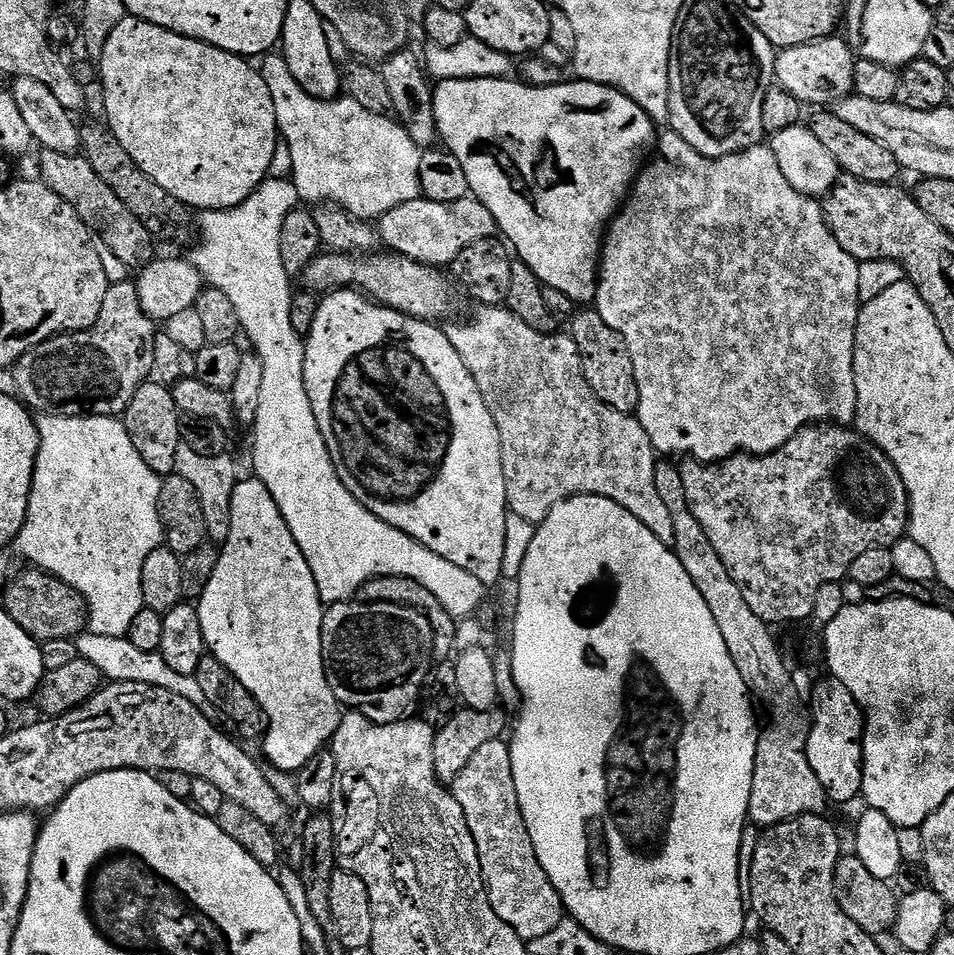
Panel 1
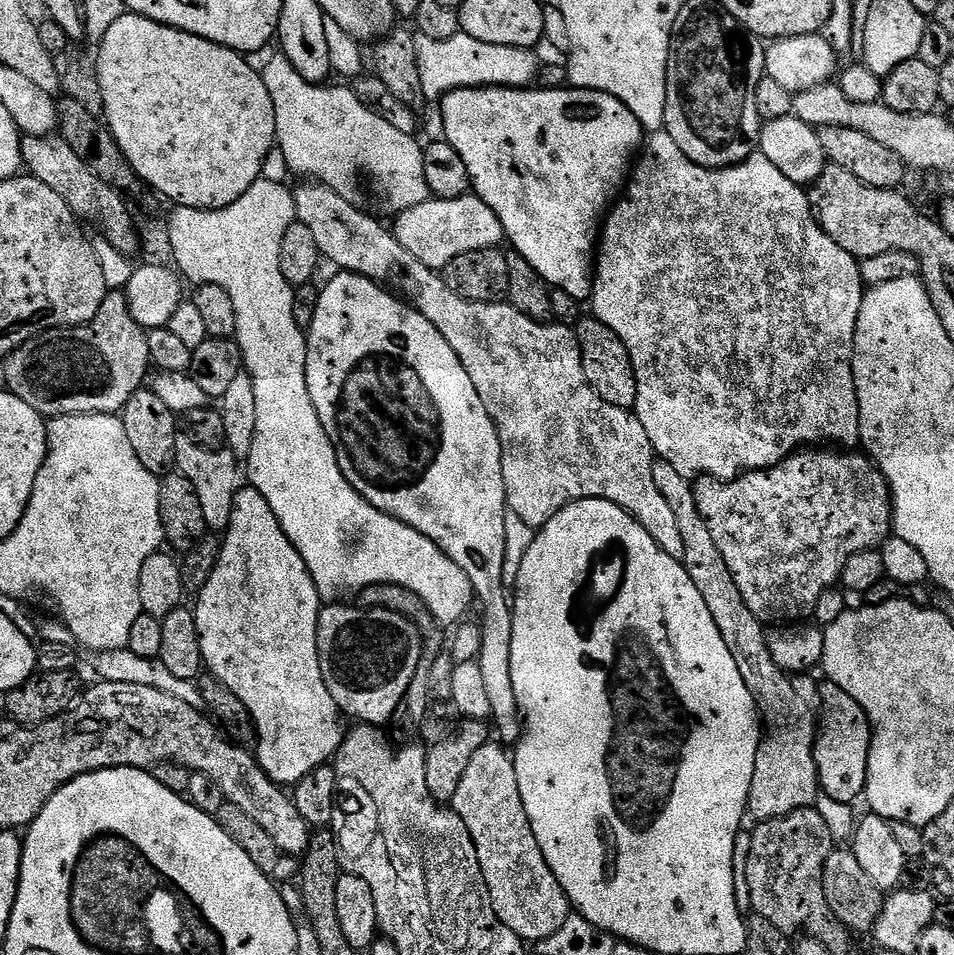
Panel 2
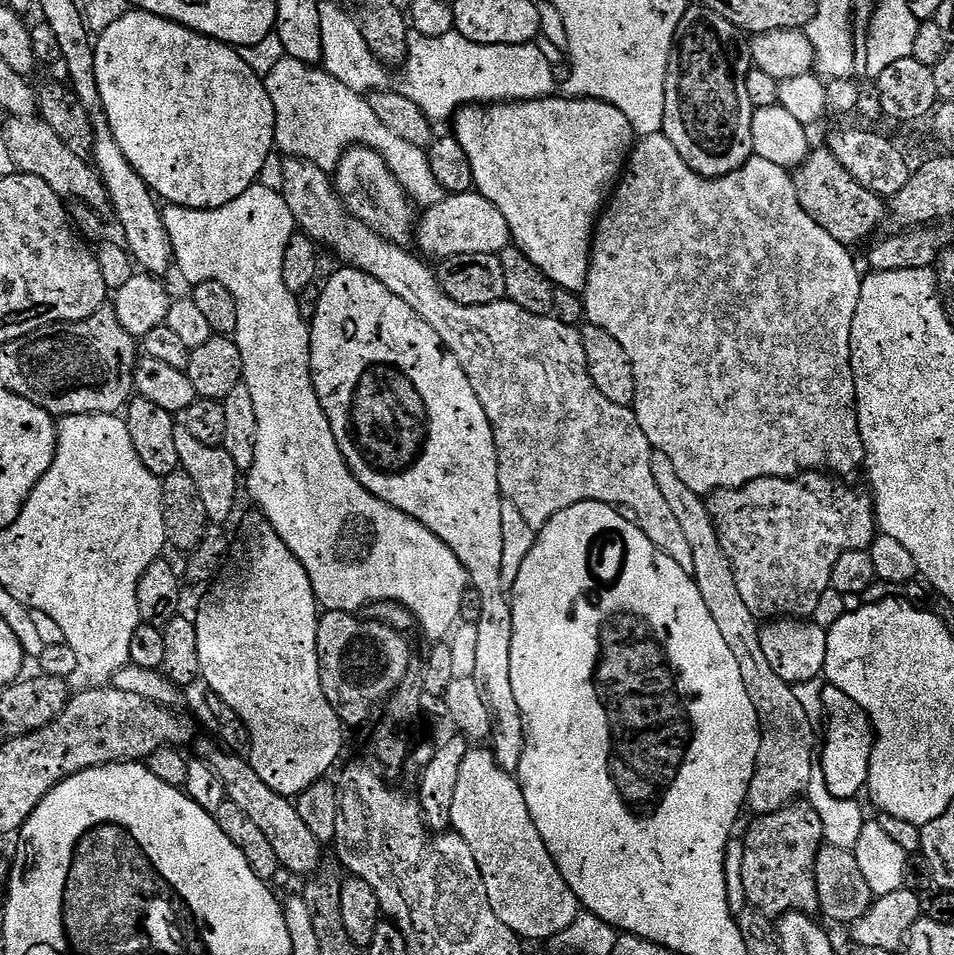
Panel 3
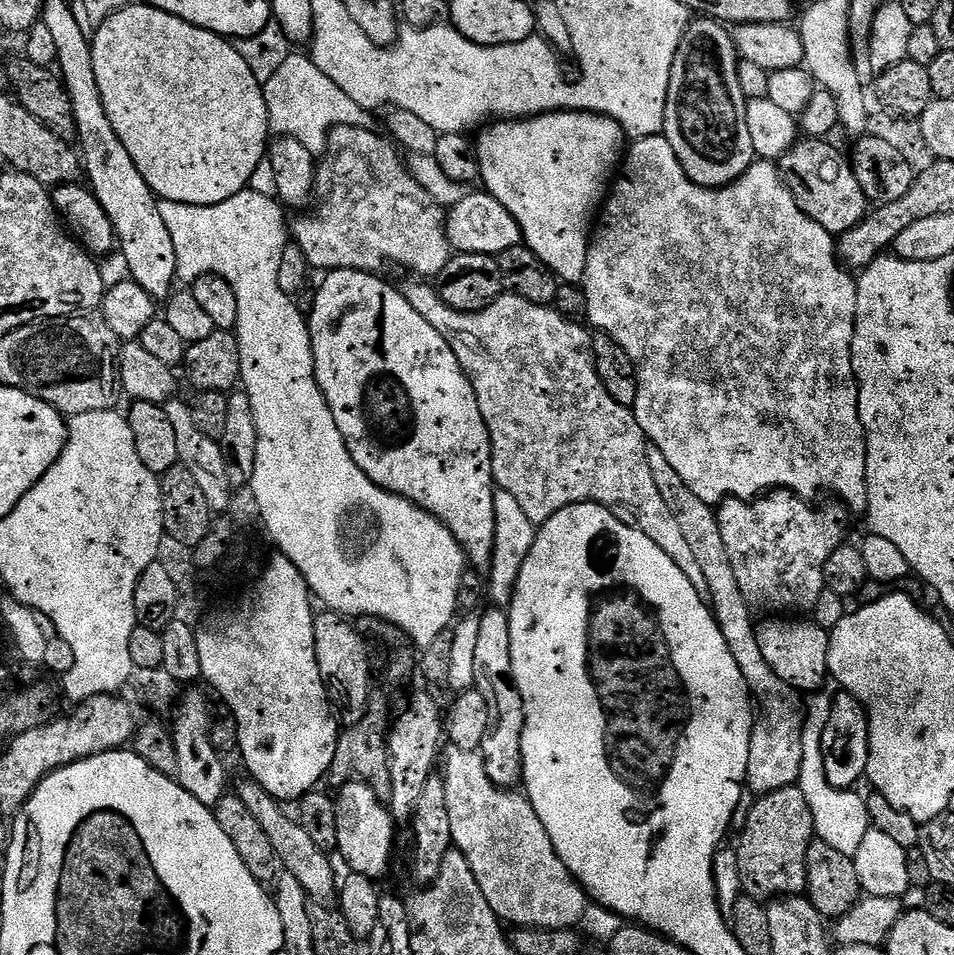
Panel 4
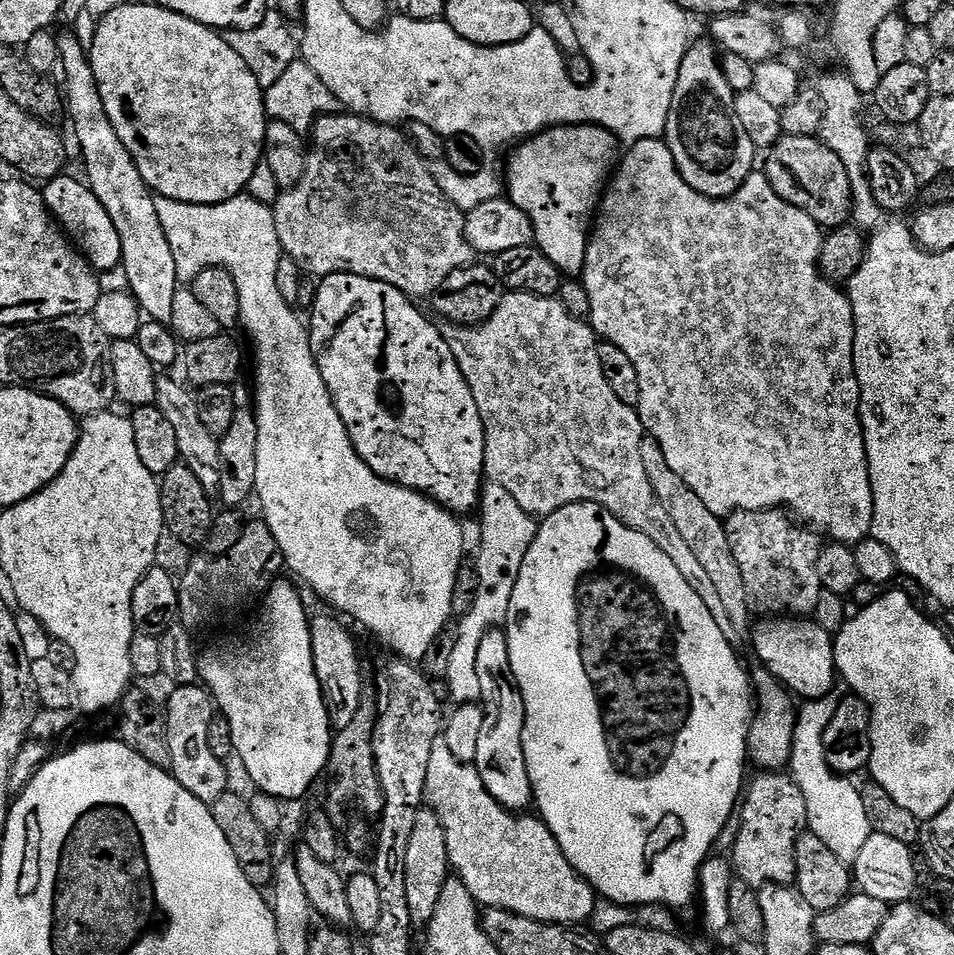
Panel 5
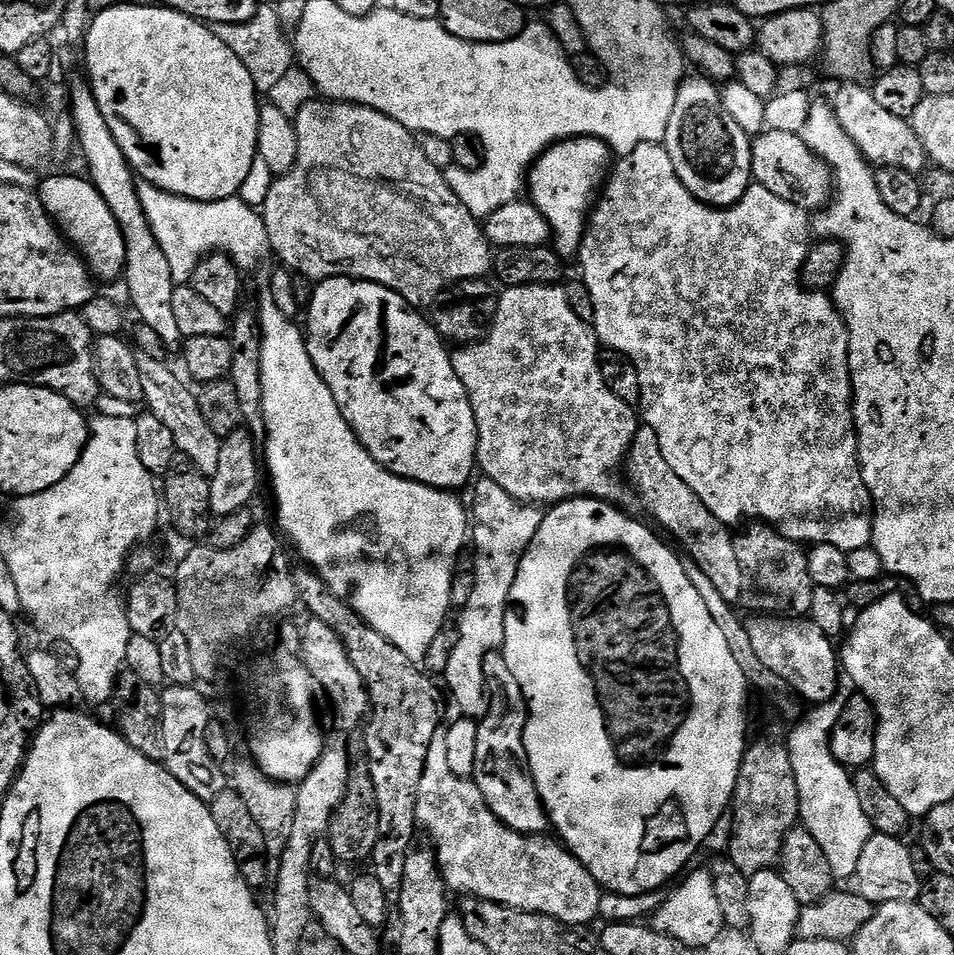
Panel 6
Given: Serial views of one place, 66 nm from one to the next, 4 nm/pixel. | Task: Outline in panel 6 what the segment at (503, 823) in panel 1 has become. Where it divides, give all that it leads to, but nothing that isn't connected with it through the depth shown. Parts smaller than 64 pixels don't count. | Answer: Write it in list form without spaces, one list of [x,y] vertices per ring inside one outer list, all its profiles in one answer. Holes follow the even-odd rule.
[[[443,731],[436,732],[434,742],[430,742],[426,770],[422,774],[422,786],[418,790],[416,823],[423,831],[425,828],[429,838],[433,840],[431,843],[434,845],[436,861],[440,864],[440,873],[444,875],[444,883],[453,893],[464,892],[460,894],[468,898],[489,900],[523,912],[546,914],[573,926],[585,926],[584,924],[600,916],[602,889],[590,870],[586,870],[586,866],[582,866],[582,862],[578,862],[575,854],[568,851],[563,843],[555,839],[547,840],[549,837],[544,834],[524,836],[513,828],[507,828],[490,810],[475,779],[459,776],[454,774],[454,770],[450,770]]]

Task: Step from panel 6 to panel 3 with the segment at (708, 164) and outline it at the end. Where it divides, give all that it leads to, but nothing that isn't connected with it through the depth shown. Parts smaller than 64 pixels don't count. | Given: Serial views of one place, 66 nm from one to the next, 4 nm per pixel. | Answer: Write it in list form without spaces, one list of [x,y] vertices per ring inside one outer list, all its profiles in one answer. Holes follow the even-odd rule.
[[[689,6],[682,22],[678,22],[672,57],[666,70],[666,110],[663,135],[670,138],[674,150],[682,154],[682,162],[699,176],[713,180],[738,170],[754,155],[752,150],[752,113],[750,94],[746,94],[746,78],[751,74],[752,45],[745,33],[721,14],[705,6]]]

